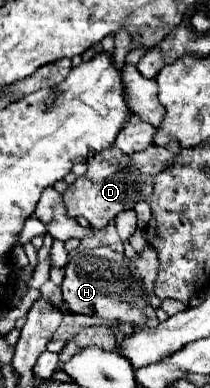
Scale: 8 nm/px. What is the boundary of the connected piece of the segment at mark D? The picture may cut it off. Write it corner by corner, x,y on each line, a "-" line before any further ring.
170,141
166,147
150,145
148,149
132,155
118,151
114,145
100,153
92,151
86,161
86,175
78,177
64,193
64,205
68,209
68,215
74,219
84,217
94,229
104,229
110,219
114,219
126,209
132,209
138,201
144,201
152,193
154,177
168,165
172,165
176,151
180,151
180,145
176,141

